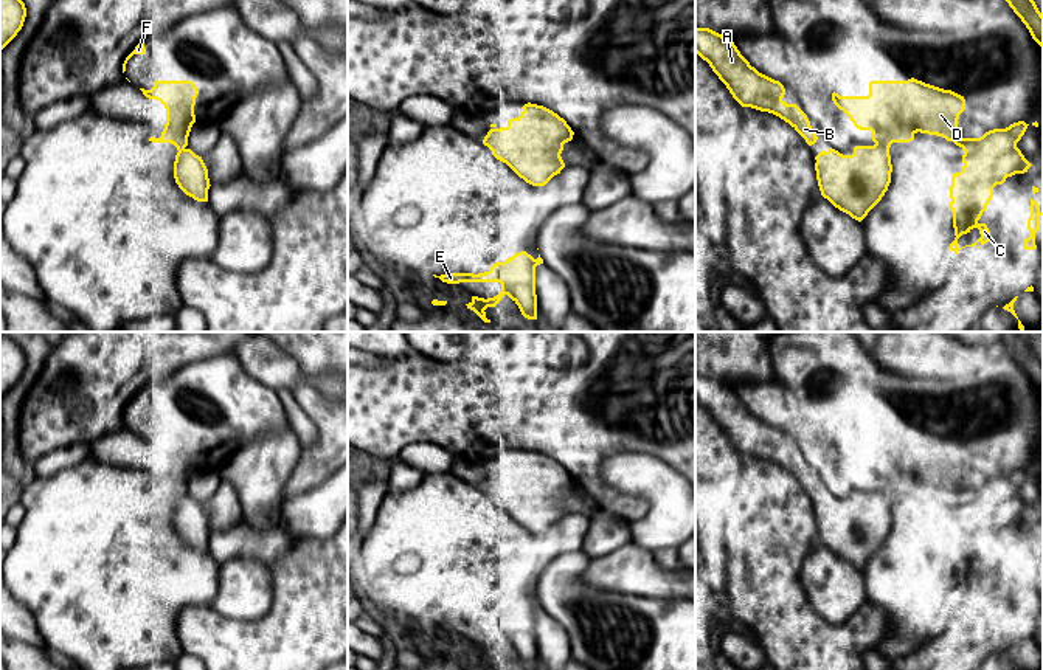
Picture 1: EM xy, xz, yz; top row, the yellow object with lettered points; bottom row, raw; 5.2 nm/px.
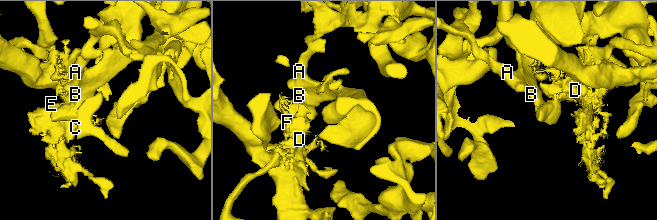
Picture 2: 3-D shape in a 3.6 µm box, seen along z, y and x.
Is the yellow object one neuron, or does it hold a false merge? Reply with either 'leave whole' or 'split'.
split

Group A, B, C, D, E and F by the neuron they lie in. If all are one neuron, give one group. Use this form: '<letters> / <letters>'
A B / C D E F

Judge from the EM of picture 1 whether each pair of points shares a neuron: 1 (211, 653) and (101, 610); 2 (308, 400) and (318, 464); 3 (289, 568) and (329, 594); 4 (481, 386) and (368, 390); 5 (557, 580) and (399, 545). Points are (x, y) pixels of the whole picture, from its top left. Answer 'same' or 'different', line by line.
1: different
2: same
3: same
4: same
5: different

